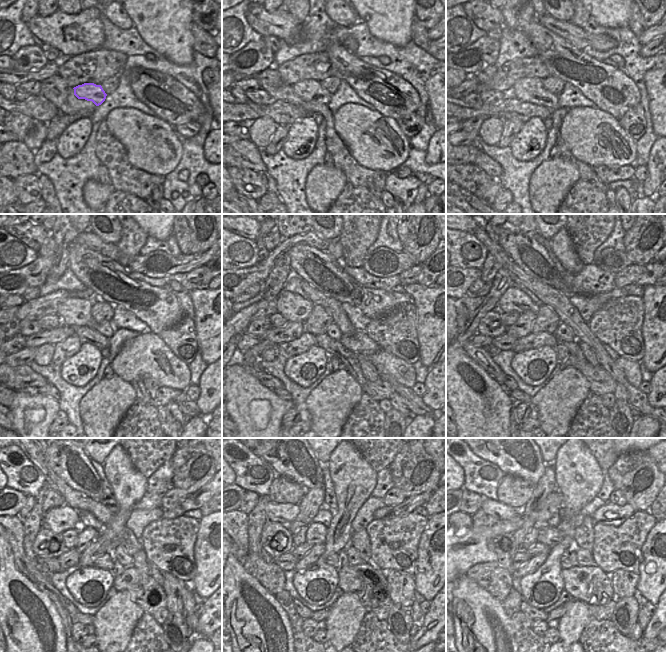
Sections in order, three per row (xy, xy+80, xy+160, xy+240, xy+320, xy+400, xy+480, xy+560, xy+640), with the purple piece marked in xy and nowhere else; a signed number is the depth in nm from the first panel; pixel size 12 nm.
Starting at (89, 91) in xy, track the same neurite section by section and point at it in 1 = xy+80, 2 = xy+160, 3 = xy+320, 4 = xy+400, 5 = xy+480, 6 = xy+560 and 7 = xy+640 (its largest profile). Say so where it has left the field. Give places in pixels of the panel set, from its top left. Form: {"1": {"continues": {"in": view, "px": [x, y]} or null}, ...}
{"1": {"continues": {"in": "xy+80", "px": [309, 90]}}, "2": {"continues": {"in": "xy+160", "px": [531, 90]}}, "3": {"continues": {"in": "xy+320", "px": [294, 308]}}, "4": {"continues": {"in": "xy+400", "px": [514, 299]}}, "5": {"continues": {"in": "xy+480", "px": [58, 519]}}, "6": {"continues": {"in": "xy+560", "px": [276, 512]}}, "7": {"continues": {"in": "xy+640", "px": [501, 511]}}}

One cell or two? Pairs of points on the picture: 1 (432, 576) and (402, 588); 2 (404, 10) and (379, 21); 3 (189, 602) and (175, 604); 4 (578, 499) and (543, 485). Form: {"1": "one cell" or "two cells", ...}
{"1": "two cells", "2": "one cell", "3": "two cells", "4": "two cells"}

